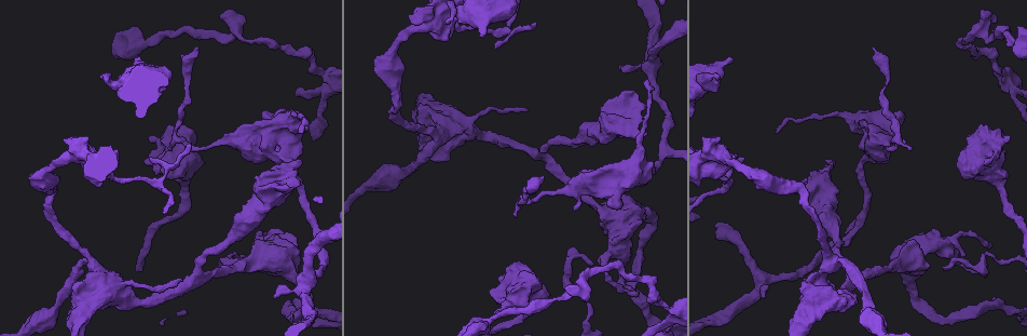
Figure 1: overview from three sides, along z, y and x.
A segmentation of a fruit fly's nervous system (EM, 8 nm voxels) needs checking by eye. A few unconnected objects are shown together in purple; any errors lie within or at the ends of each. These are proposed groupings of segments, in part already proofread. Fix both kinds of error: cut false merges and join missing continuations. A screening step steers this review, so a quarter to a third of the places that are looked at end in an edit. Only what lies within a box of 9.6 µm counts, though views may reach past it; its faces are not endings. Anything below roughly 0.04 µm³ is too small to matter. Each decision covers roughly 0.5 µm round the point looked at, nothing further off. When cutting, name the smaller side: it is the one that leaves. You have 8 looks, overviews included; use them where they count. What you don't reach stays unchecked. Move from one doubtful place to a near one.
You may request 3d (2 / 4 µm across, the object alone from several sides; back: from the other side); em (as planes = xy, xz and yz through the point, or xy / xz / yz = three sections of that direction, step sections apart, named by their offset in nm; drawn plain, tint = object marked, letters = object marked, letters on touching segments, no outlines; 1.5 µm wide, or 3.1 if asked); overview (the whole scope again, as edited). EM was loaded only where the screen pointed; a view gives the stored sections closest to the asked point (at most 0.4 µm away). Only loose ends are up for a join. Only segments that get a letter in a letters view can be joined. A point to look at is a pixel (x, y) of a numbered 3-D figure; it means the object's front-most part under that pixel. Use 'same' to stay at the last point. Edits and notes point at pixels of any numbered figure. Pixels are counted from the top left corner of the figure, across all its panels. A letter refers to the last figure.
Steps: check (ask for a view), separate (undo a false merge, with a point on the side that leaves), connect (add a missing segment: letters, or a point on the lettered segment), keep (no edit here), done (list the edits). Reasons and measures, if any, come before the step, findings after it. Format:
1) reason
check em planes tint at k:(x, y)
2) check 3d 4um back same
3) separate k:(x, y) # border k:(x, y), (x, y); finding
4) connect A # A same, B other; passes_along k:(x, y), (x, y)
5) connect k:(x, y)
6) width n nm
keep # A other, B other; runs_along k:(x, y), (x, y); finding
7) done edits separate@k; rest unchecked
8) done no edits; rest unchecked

check 3d 2um at 1:(645, 105)

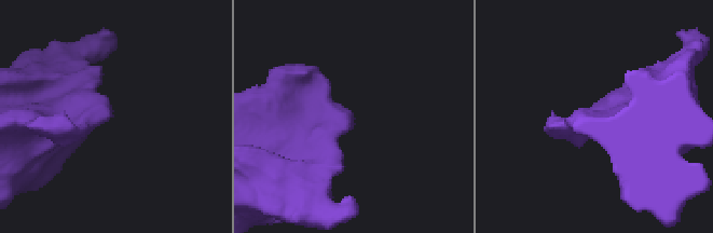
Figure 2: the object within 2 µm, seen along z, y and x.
shape alone is not enough
check em planes letters at 2:(112, 116)

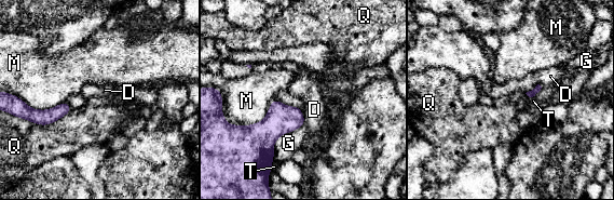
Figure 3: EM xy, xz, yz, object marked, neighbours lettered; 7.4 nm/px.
keep # D other, G other, M other, Q other, T other; border 3:(273, 159), (270, 170); no lettered segment goes on from it

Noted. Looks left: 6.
tapers out
check em planes letters at 1:(910, 150)

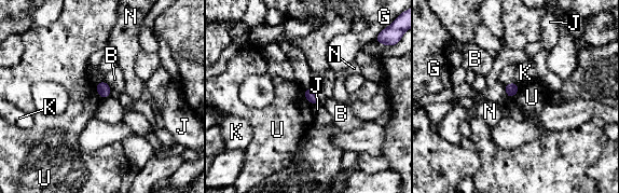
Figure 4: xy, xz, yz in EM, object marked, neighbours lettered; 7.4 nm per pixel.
keep # B other, G other, J other, K other, N other, U other; border 4:(519, 85), (519, 90), (508, 98); none of them fits

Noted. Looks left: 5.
thick end
check 3d 4um at 1:(731, 58)

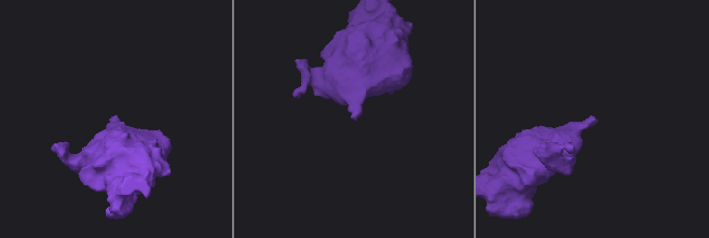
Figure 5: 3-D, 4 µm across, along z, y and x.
shape alone is not enough
check em xz step 4 tint at 5:(109, 120)

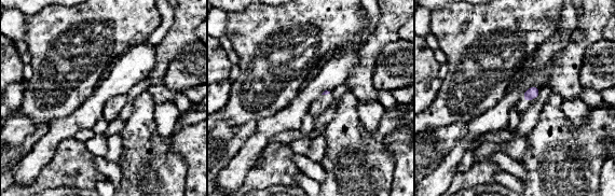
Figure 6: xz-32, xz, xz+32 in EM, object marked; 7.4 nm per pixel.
cut it another way
check em planes letters same

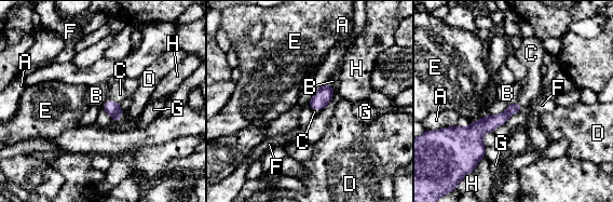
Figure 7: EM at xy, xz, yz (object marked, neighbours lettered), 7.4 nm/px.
connect C # A other, B other, C same, D other, E other, F other, G other, H other; passes_along 7:(112, 108), (112, 100), (117, 93); the neuron continues

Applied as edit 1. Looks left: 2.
done edits connect@7; rest unchecked

